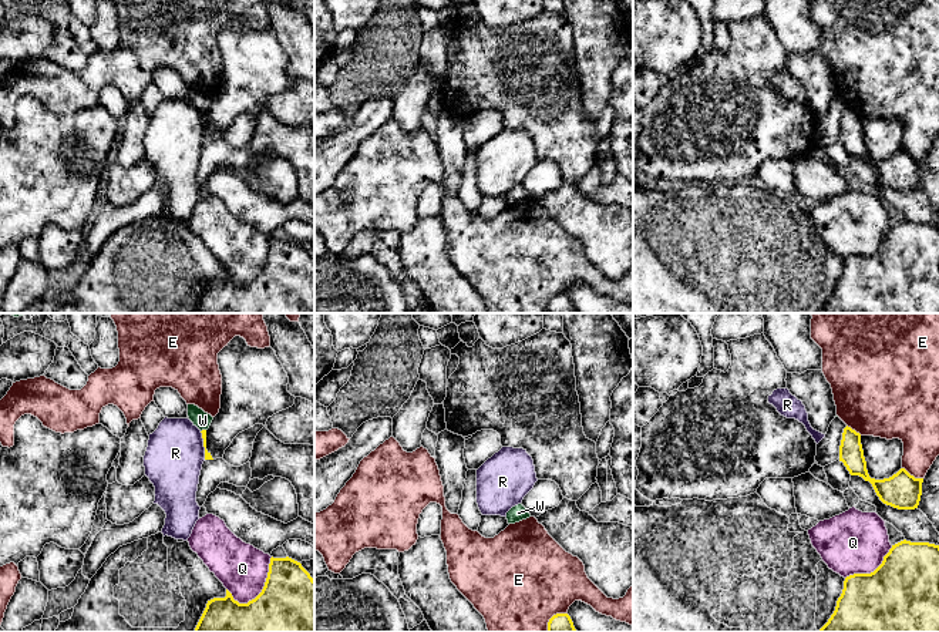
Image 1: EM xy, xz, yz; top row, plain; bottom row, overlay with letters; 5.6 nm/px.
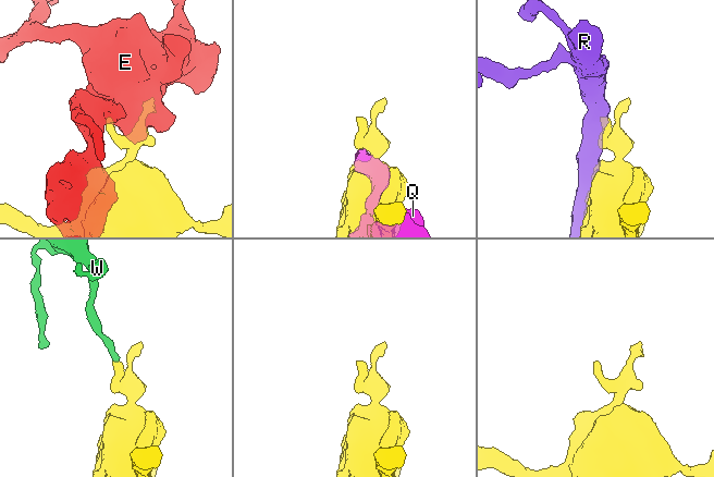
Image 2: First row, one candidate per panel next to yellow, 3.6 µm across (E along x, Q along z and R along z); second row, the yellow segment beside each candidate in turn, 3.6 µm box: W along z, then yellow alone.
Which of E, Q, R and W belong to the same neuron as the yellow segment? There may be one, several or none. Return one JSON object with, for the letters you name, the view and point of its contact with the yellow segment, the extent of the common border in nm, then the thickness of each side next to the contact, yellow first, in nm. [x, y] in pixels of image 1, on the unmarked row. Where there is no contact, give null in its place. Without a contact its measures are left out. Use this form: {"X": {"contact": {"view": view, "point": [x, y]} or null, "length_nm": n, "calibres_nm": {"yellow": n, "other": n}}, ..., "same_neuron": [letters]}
{"same_neuron": []}

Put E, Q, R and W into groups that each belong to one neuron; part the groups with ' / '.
E / Q / R / W

